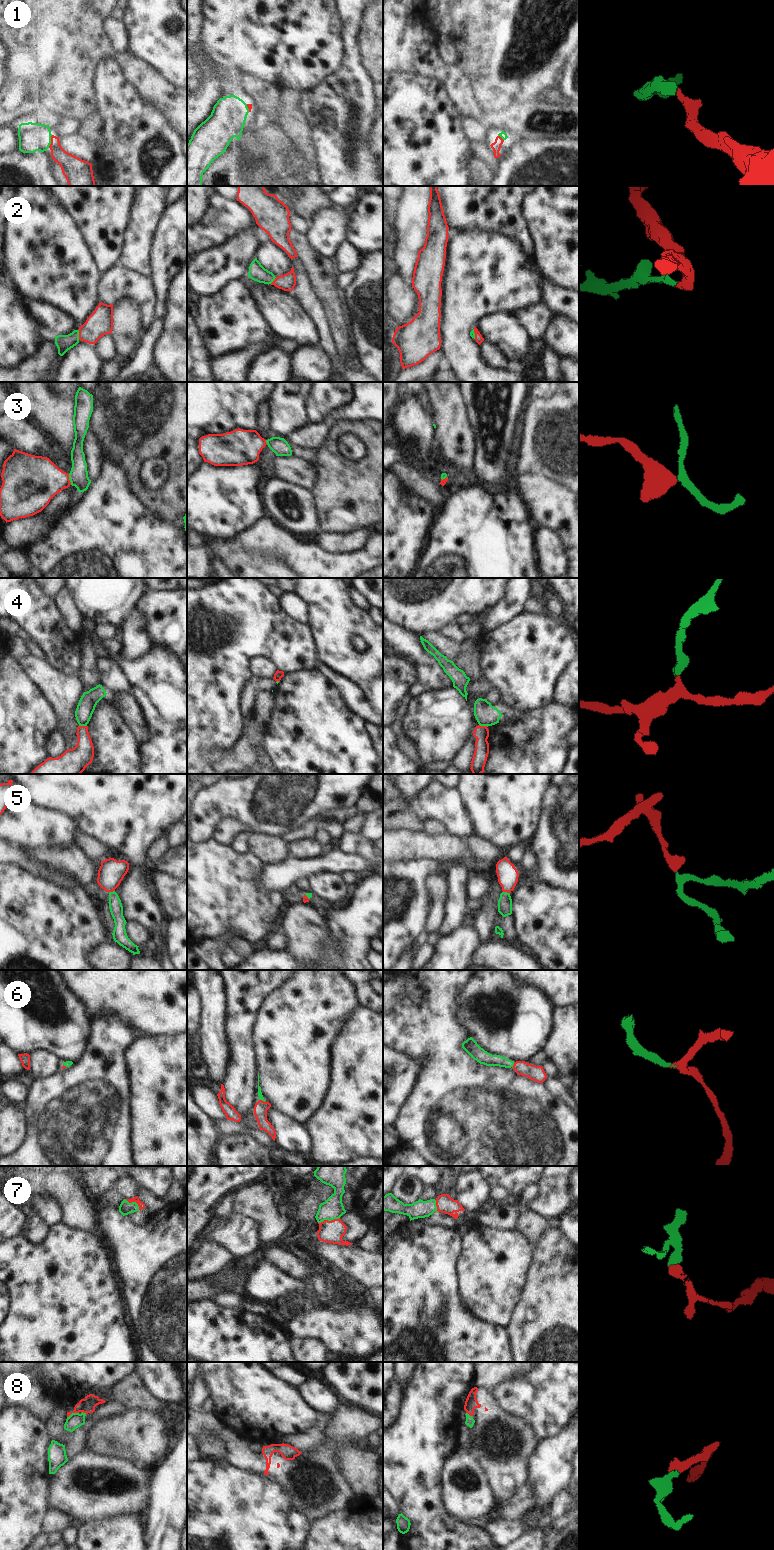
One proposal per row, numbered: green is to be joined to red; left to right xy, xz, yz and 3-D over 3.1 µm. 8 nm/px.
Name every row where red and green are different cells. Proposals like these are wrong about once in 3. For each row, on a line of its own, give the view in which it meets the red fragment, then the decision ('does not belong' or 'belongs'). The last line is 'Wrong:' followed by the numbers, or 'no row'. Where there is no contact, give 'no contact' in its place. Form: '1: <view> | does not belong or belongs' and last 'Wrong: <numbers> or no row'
1: xy | belongs
2: xy | belongs
3: xy | belongs
4: yz | does not belong
5: yz | belongs
6: xz | belongs
7: xz | belongs
8: xy | belongs
Wrong: 4

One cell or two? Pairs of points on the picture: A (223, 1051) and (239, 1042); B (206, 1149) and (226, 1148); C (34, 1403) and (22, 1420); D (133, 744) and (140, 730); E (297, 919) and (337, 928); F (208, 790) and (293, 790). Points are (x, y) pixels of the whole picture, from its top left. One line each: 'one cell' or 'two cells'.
A: two cells
B: two cells
C: two cells
D: two cells
E: two cells
F: one cell

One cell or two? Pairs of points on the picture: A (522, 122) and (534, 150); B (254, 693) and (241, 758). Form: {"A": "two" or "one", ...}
{"A": "two", "B": "one"}

